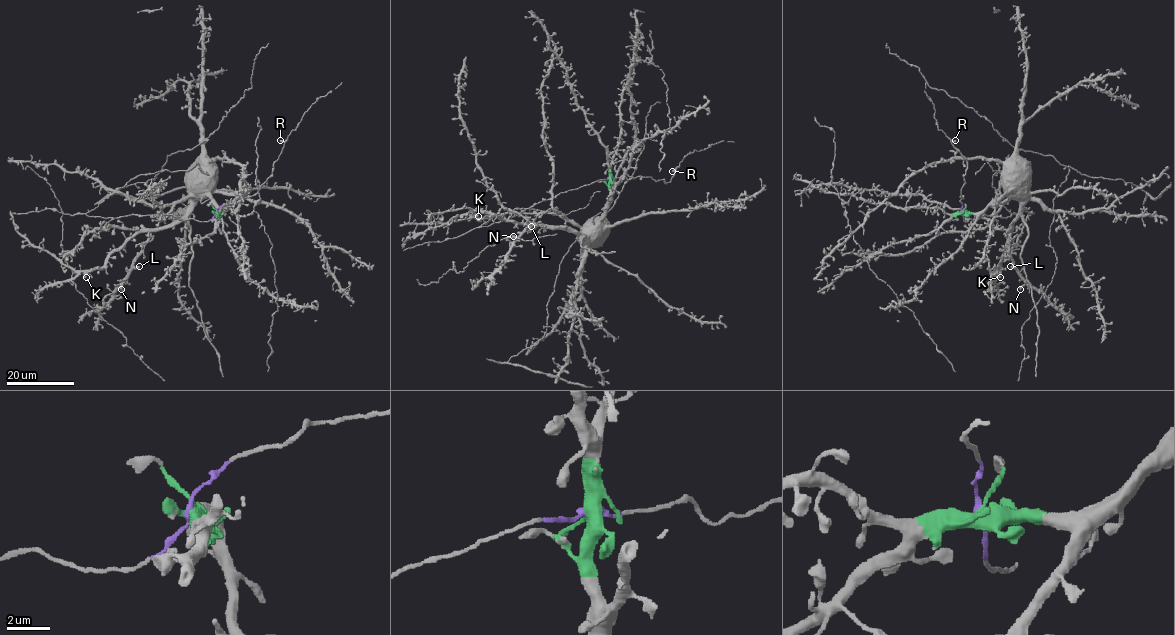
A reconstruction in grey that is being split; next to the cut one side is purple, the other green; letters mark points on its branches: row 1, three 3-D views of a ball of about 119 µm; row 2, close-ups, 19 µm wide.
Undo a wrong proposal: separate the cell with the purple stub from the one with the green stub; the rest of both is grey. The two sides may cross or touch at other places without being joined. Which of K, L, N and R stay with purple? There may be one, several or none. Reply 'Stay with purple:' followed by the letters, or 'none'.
Stay with purple: R

